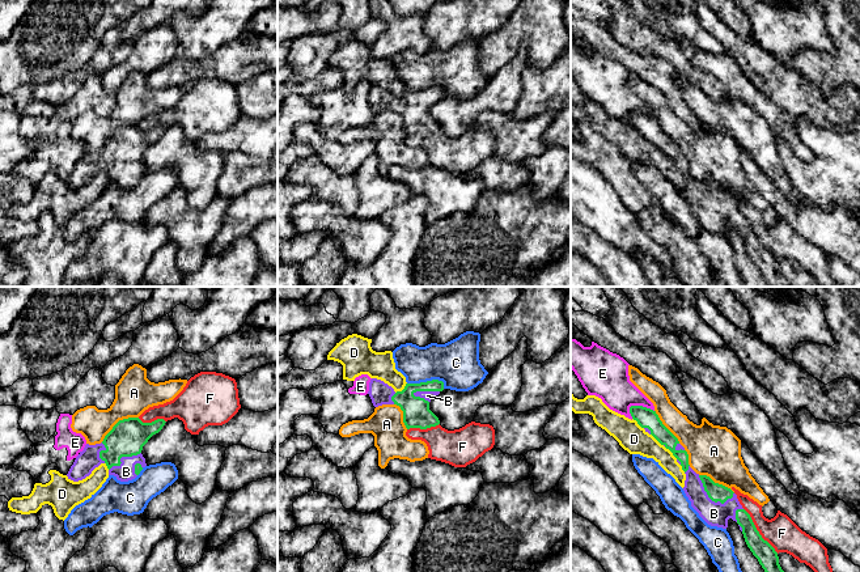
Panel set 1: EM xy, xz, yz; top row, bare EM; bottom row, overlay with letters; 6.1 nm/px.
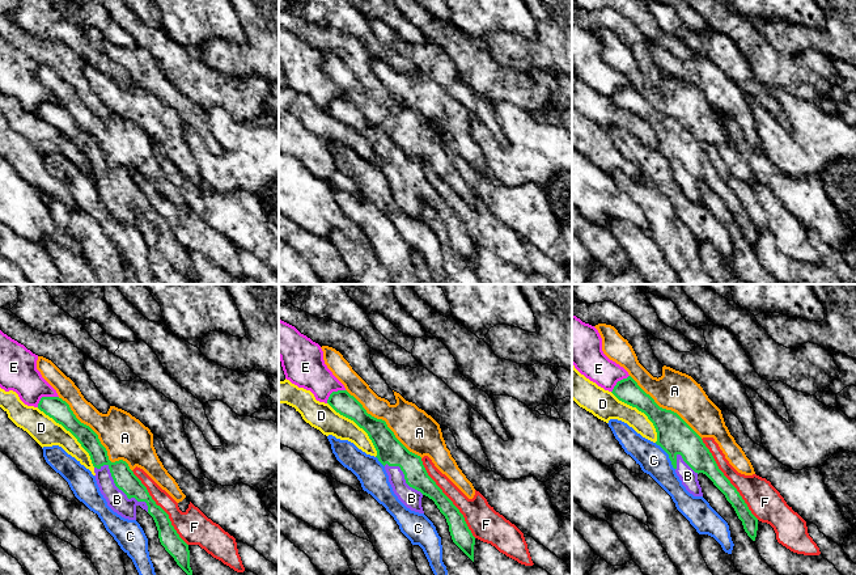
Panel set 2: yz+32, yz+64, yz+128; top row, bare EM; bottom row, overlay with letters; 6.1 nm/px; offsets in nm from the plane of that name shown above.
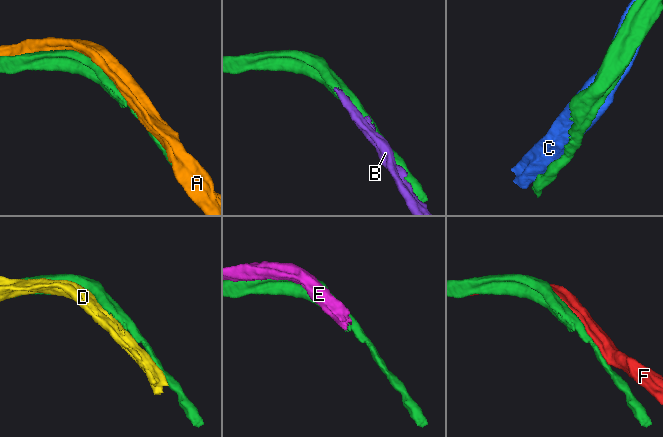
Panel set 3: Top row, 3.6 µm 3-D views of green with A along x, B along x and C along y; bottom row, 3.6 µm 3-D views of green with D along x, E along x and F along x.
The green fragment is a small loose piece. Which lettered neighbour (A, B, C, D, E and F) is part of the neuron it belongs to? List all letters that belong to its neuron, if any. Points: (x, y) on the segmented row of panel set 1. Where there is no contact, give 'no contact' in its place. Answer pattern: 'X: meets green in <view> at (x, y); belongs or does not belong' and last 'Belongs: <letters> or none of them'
A: meets green in xy at (118, 422); does not belong
B: meets green in yz at (711, 499); belongs
C: meets green in xz at (428, 381); does not belong
D: meets green in yz at (665, 446); does not belong
E: meets green in yz at (642, 406); does not belong
F: meets green in yz at (757, 530); does not belong
Belongs: B

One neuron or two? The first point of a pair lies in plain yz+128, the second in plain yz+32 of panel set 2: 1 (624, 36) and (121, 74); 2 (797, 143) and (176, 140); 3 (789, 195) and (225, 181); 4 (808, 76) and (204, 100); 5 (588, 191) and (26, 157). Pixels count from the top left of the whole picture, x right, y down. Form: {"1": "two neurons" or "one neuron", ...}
{"1": "two neurons", "2": "two neurons", "3": "two neurons", "4": "one neuron", "5": "two neurons"}

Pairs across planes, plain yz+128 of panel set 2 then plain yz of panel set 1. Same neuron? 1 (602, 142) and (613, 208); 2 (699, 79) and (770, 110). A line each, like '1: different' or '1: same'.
1: different
2: different

